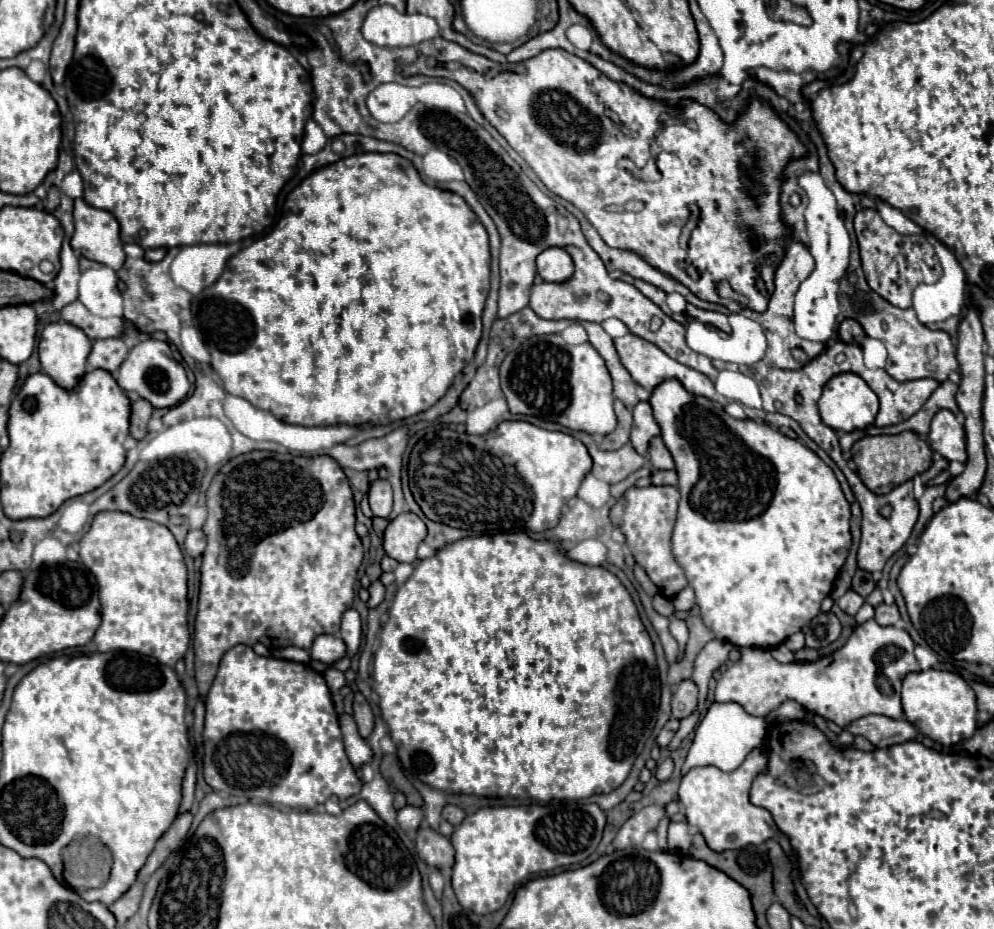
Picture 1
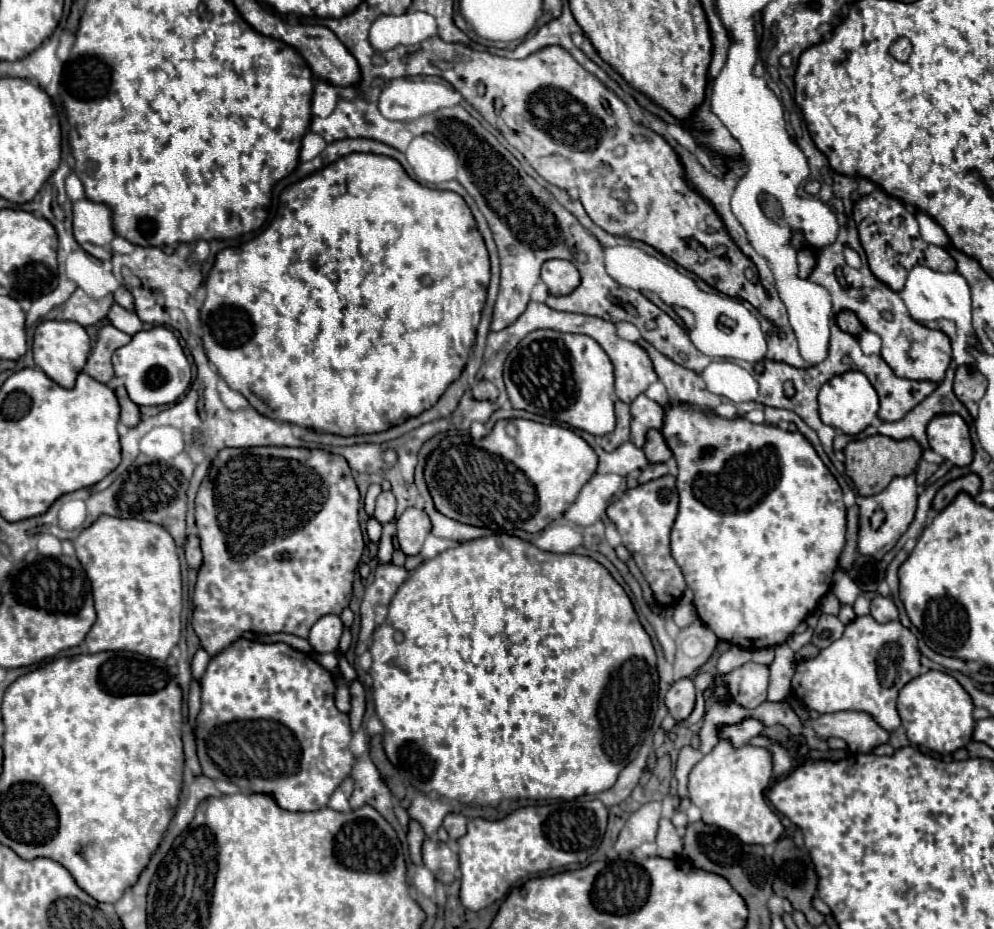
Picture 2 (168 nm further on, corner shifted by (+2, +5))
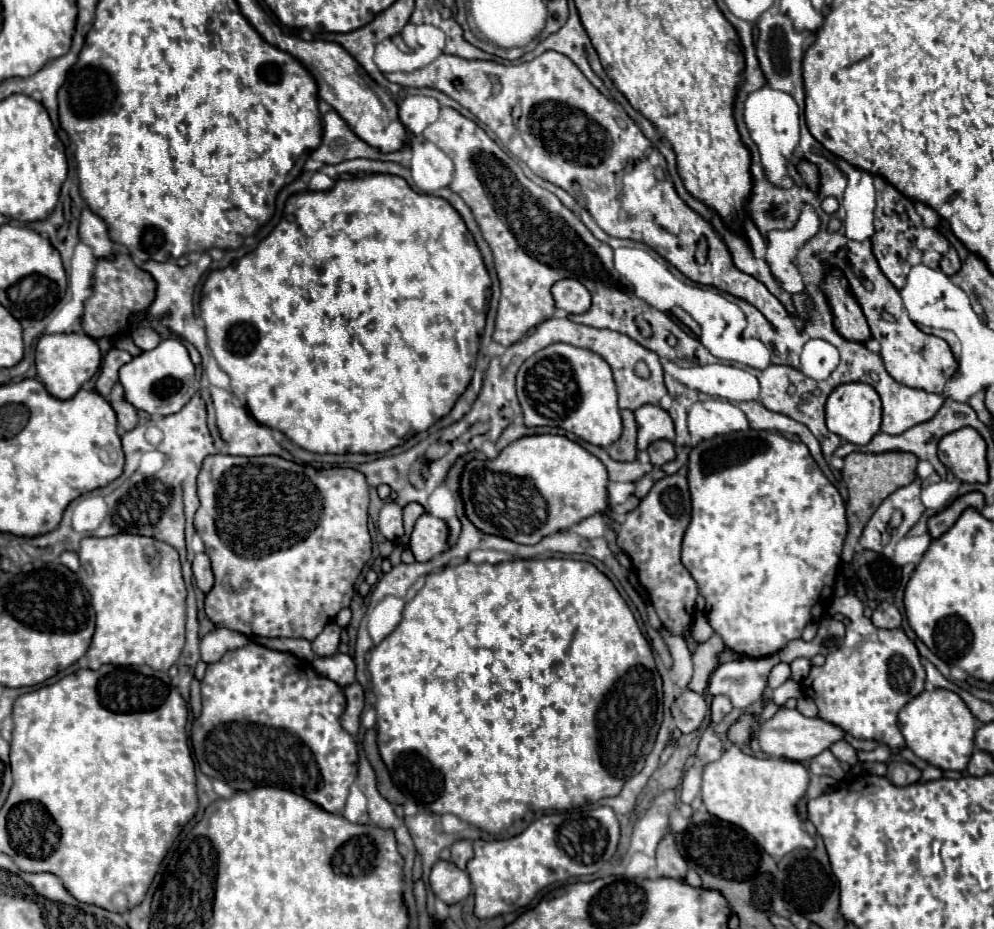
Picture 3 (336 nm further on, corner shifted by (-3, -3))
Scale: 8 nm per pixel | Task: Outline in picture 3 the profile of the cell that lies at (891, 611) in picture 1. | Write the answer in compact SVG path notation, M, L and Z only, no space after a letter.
M879 603L879 607L873 611L873 617L871 617L873 625L875 627L883 627L883 629L897 629L901 627L901 613L899 609L893 605L893 603Z

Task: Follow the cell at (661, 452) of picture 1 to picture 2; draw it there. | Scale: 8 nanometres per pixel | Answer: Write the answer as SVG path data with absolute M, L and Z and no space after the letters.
M656 429L654 431L648 431L648 435L646 435L644 453L646 453L646 459L650 463L666 463L672 457L672 451L668 449L662 433L656 431Z

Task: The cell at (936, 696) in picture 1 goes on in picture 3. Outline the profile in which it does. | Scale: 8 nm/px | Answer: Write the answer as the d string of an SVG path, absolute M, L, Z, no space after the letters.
M947 689L923 691L915 699L911 699L899 711L899 729L905 737L905 745L923 761L943 769L943 771L963 771L975 751L975 717L955 695Z

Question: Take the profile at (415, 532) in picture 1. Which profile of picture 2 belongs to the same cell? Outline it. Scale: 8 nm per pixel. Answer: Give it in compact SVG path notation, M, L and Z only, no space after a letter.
M410 507L396 519L396 537L406 557L420 553L428 533L430 533L430 519L422 509Z

